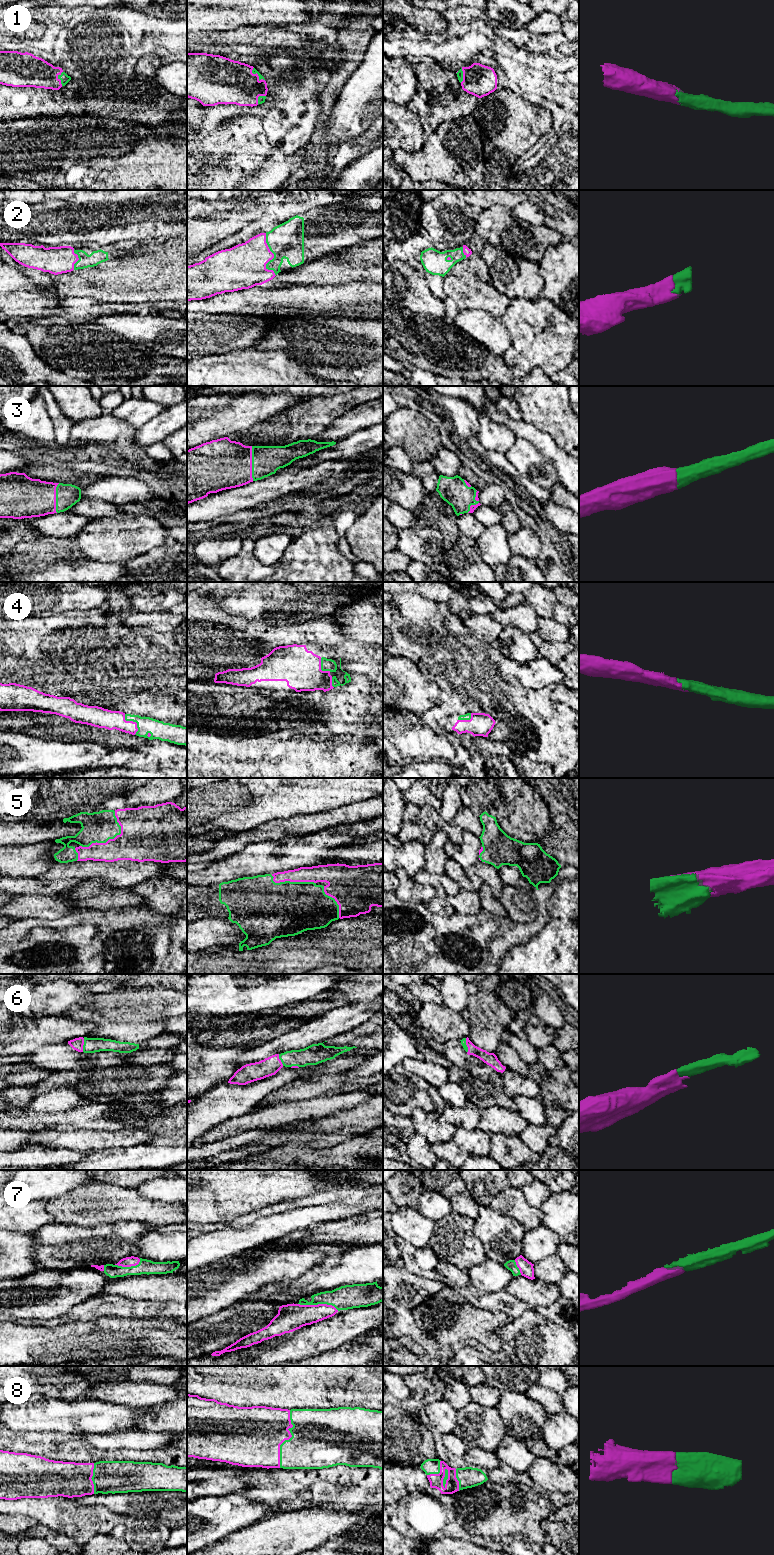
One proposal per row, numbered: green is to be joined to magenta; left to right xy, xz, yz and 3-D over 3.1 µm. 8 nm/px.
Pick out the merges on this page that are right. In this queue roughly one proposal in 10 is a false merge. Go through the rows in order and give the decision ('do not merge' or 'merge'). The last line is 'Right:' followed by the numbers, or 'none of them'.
1: merge
2: merge
3: merge
4: merge
5: merge
6: merge
7: merge
8: merge
Right: 1, 2, 3, 4, 5, 6, 7, 8

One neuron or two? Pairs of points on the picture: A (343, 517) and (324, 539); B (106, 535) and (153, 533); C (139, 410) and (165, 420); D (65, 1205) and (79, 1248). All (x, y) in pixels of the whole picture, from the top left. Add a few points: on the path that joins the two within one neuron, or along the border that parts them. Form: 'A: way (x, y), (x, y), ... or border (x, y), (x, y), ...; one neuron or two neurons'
A: border (333, 526), (339, 536); two neurons
B: way (118, 535), (141, 533); one neuron
C: border (167, 407), (138, 428); two neurons
D: border (55, 1221), (61, 1224), (94, 1227); two neurons

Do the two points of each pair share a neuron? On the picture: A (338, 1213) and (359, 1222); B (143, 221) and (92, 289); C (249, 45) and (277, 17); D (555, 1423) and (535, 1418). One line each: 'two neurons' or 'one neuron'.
A: two neurons
B: two neurons
C: two neurons
D: two neurons

